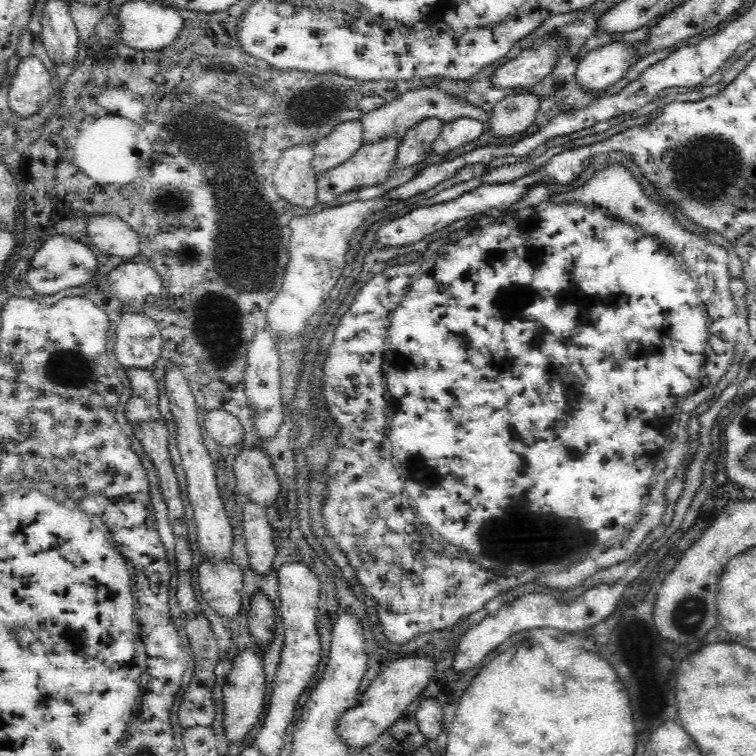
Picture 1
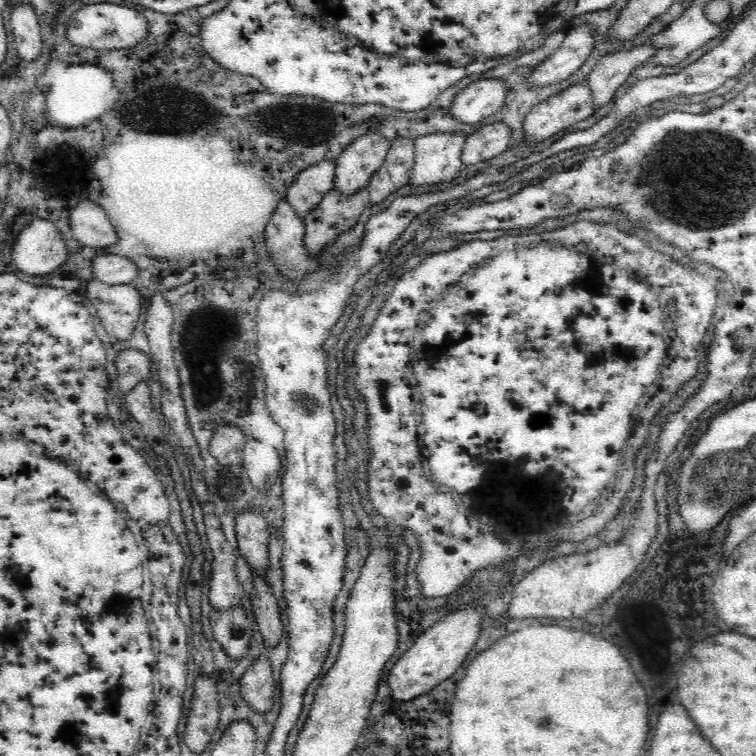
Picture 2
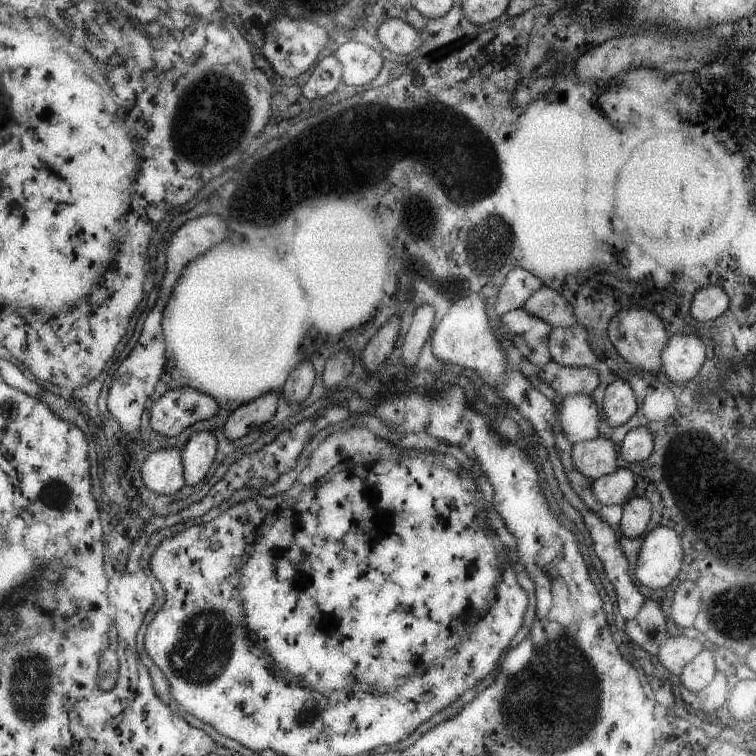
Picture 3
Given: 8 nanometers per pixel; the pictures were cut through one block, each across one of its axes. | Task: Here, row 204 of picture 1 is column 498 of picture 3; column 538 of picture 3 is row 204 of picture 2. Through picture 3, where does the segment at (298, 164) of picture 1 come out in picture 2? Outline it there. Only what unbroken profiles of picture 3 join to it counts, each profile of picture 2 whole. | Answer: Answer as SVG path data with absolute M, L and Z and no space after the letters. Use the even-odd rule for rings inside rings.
M285 197L265 226L265 247L269 261L290 282L304 278L311 267L303 245L304 231L303 218L298 218Z

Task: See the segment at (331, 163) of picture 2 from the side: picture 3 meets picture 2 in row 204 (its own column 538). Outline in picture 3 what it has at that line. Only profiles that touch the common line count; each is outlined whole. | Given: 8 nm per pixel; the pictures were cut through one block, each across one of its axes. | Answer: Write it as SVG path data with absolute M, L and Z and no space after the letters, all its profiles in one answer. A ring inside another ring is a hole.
M550 286L537 290L522 308L539 319L548 321L554 328L569 327L577 322L573 306Z

